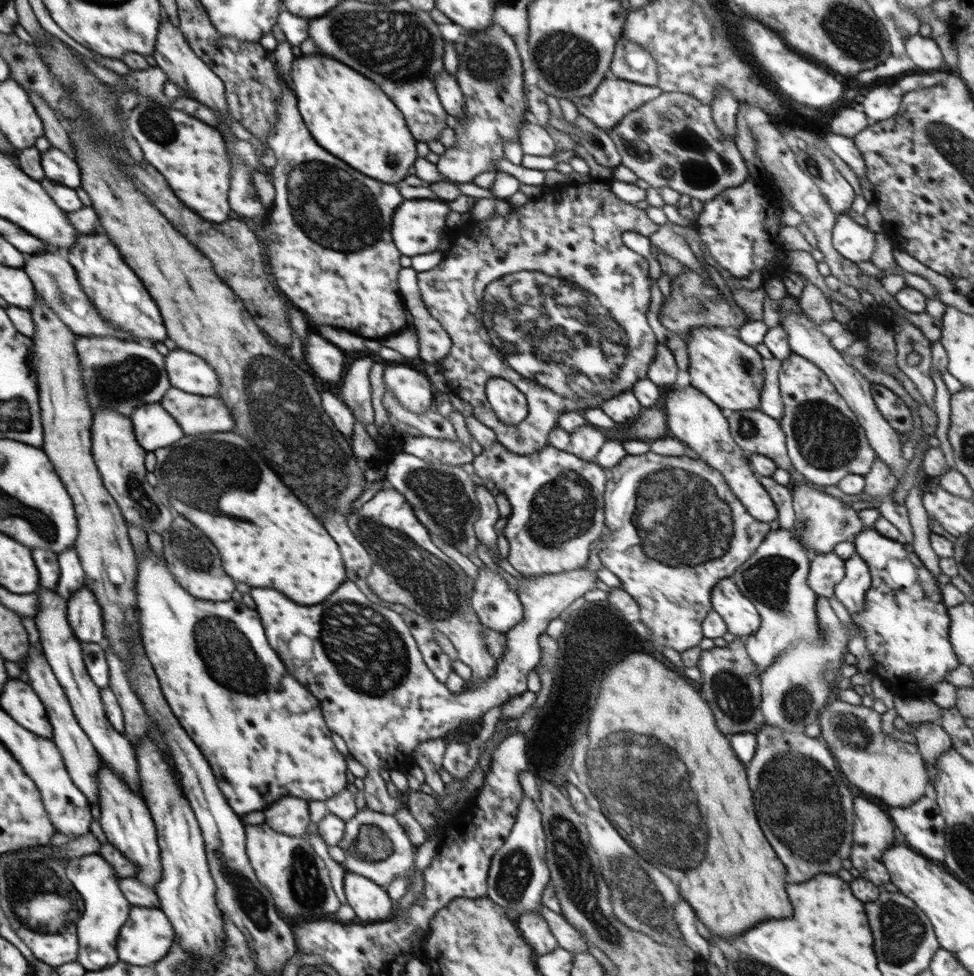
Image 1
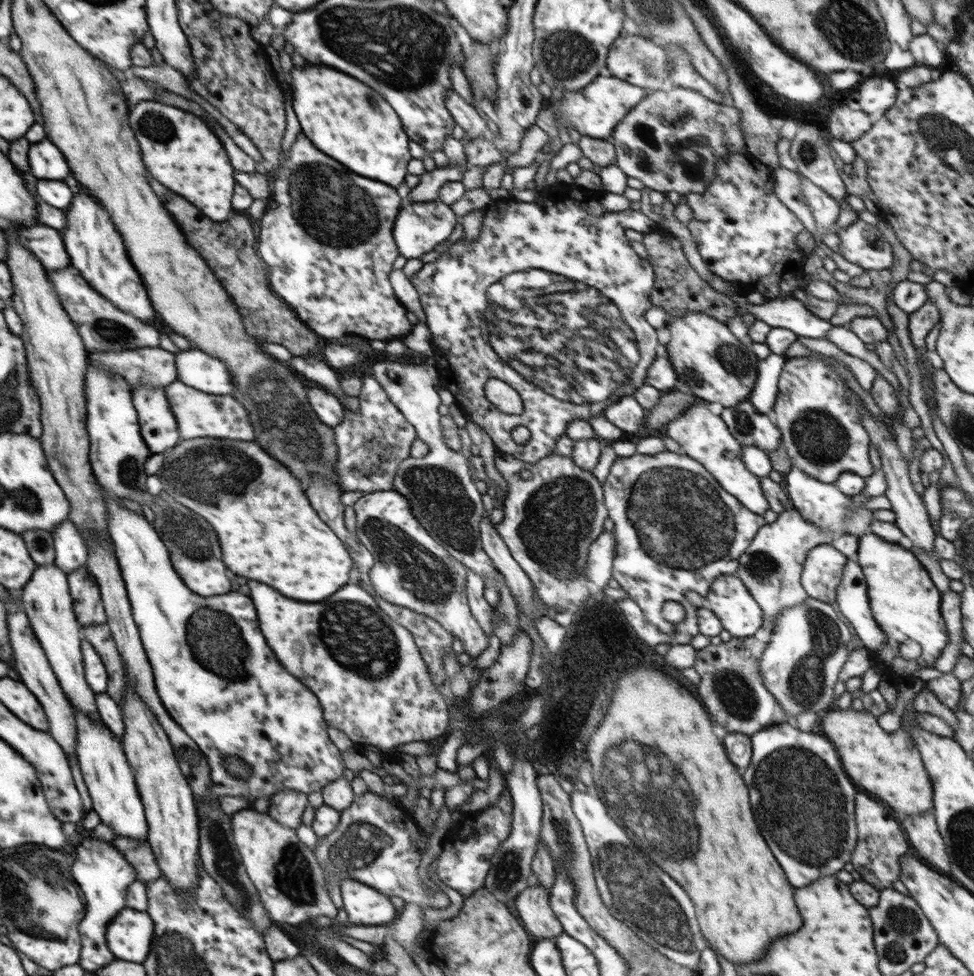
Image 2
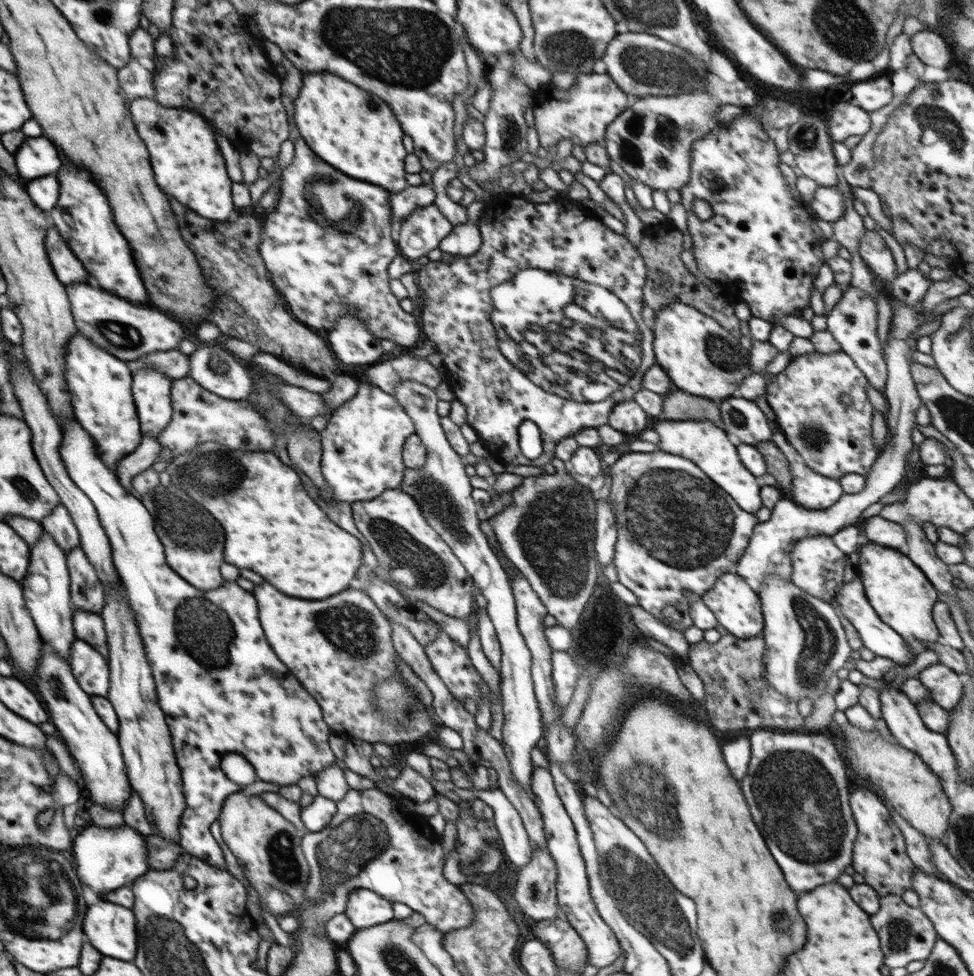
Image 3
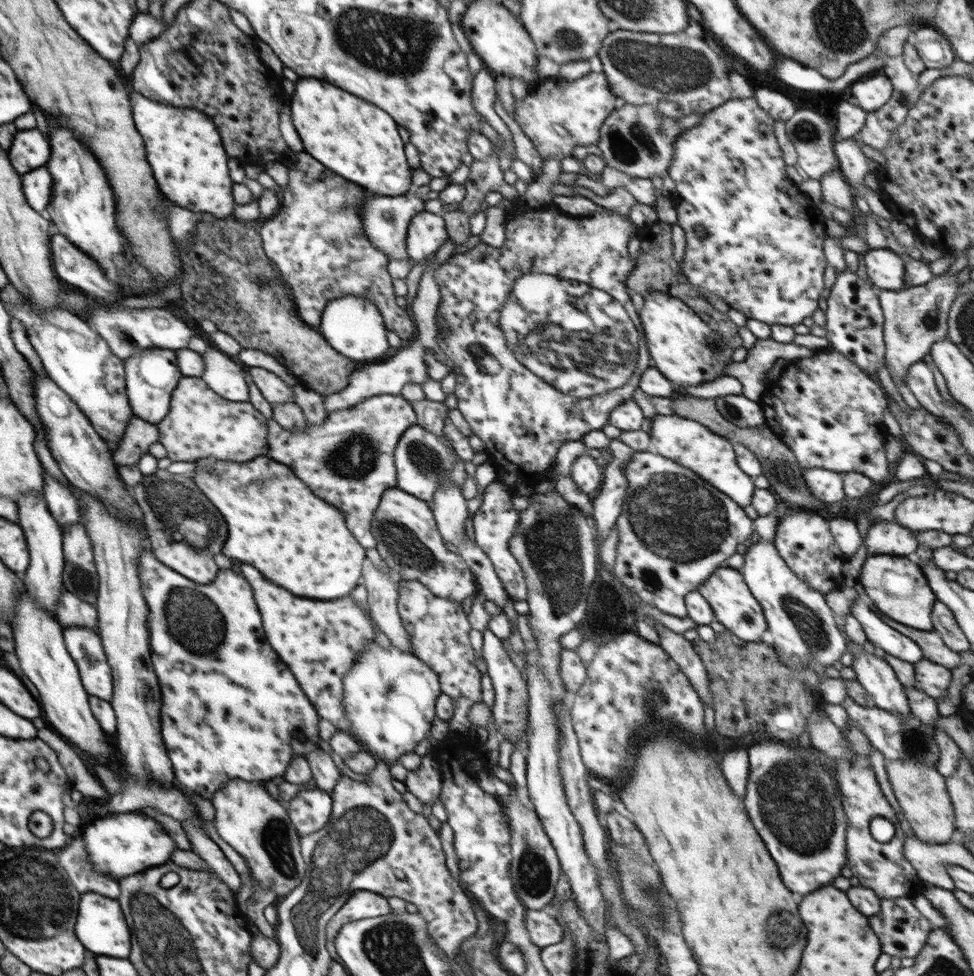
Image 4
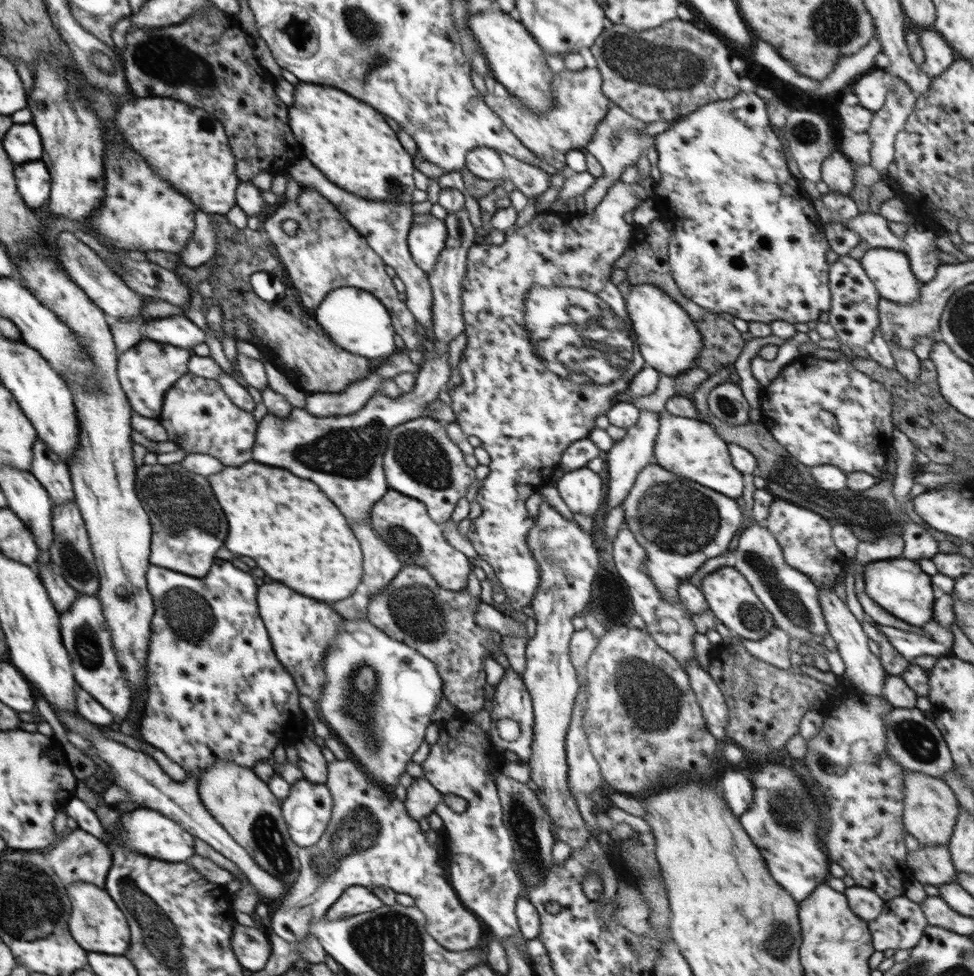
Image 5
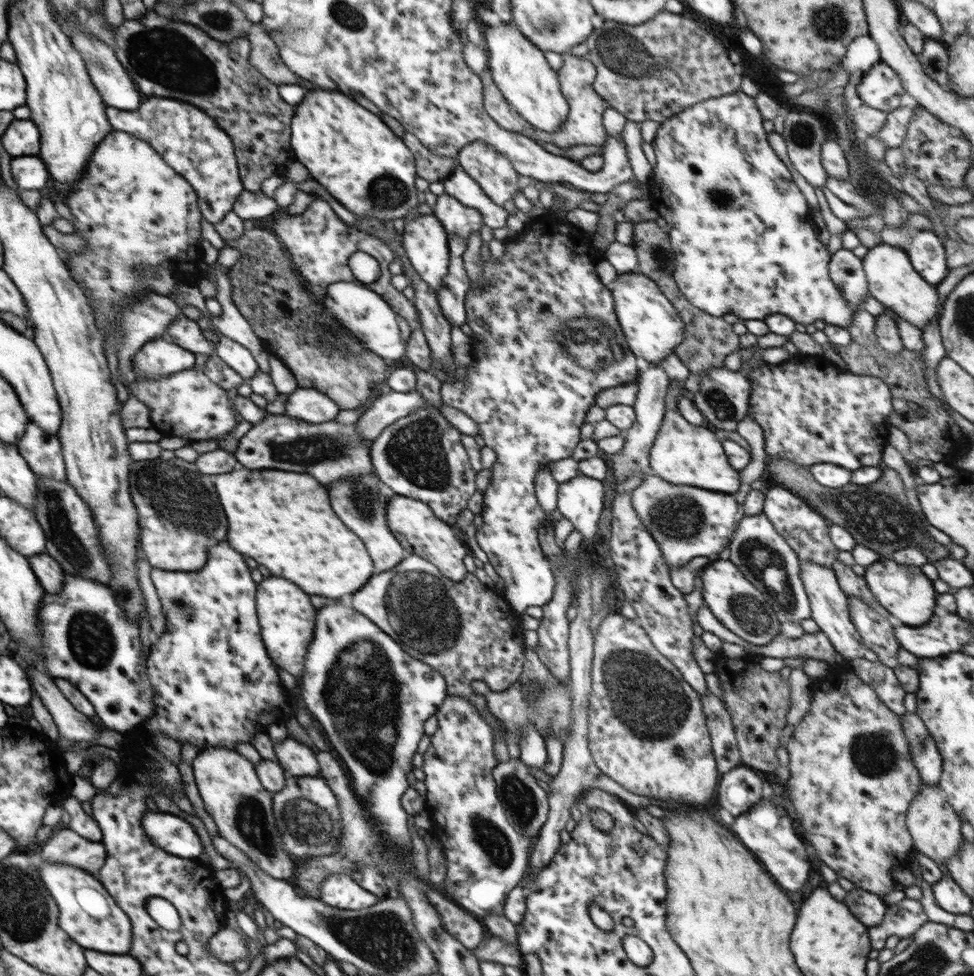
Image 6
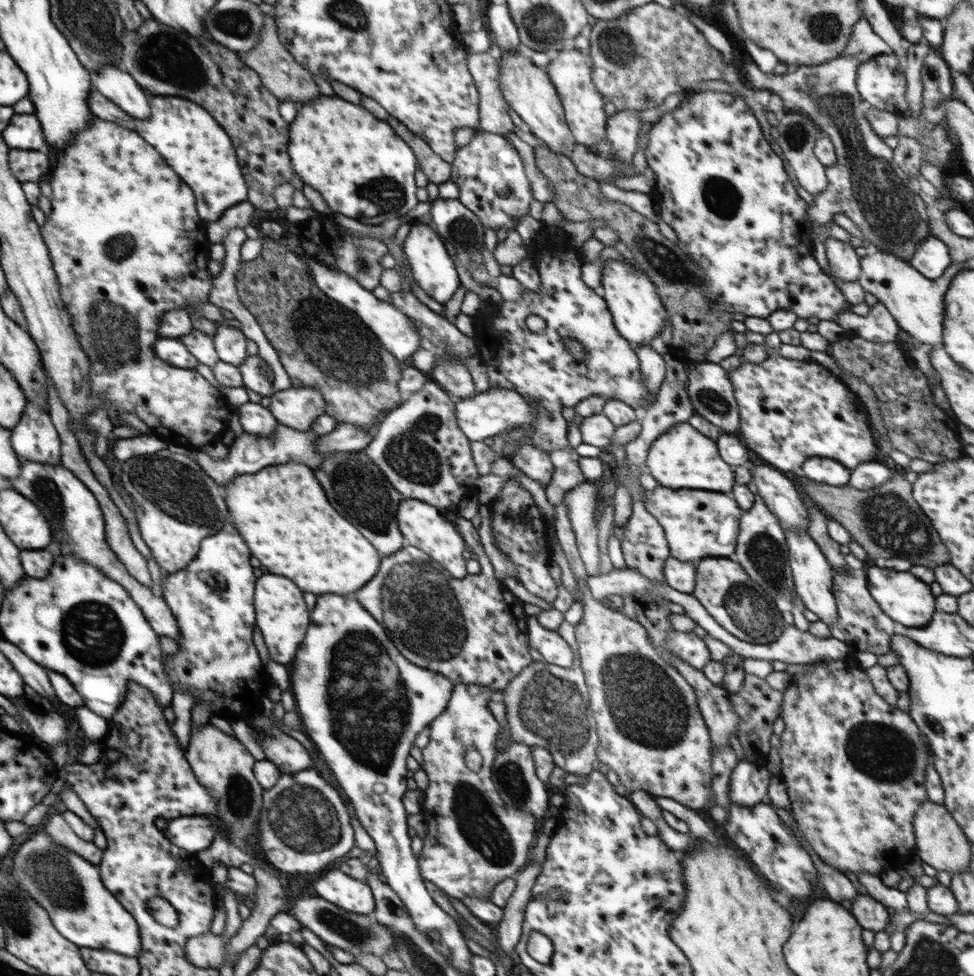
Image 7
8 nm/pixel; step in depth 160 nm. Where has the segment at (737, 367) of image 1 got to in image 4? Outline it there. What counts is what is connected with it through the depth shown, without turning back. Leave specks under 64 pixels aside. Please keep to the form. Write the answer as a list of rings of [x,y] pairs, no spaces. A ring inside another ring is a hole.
[[[653,290],[643,299],[644,306],[638,312],[653,366],[675,387],[700,386],[725,375],[725,366],[733,362],[734,350],[719,332],[713,331],[687,304],[668,293]]]

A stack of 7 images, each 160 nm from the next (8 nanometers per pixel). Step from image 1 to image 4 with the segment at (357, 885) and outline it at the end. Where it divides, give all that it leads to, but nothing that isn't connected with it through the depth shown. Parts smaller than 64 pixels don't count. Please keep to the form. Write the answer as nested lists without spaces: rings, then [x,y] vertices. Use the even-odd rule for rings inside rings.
[[[368,890],[355,891],[329,920],[326,926],[326,942],[331,942],[338,935],[340,928],[350,922],[372,919],[390,912],[392,911],[385,897]]]

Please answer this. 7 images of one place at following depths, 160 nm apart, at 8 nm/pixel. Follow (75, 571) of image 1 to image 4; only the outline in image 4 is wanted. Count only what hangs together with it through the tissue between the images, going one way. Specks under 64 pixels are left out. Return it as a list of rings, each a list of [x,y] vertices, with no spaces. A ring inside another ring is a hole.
[[[42,470],[44,476],[43,498],[46,501],[50,514],[62,528],[69,524],[76,524],[82,520],[79,513],[79,504],[70,486],[60,483]]]

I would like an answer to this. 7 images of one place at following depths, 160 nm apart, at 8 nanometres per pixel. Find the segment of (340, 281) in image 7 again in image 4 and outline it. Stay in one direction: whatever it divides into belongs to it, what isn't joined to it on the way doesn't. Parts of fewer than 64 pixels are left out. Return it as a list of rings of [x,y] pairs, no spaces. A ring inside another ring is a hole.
[[[349,294],[331,300],[322,313],[317,329],[334,350],[337,350],[346,358],[350,358],[350,360],[381,359],[381,356],[386,354],[390,348],[386,340],[388,330],[378,307],[359,296]]]

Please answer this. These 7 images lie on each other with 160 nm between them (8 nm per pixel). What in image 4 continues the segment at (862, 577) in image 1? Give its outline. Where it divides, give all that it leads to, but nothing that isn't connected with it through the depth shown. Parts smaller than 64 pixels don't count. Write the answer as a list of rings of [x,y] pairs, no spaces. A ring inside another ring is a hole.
[[[859,591],[860,597],[854,600],[850,612],[860,622],[867,640],[874,646],[882,648],[887,654],[891,654],[904,662],[914,664],[923,658],[923,652],[911,638],[894,630],[888,623],[876,614],[866,596]]]

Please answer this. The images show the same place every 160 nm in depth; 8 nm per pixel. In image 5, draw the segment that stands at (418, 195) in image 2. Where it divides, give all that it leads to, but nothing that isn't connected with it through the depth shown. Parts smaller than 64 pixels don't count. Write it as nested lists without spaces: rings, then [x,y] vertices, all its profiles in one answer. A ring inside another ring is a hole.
[[[302,158],[297,164],[292,165],[288,170],[291,177],[302,187],[310,187],[325,196],[331,204],[342,214],[344,218],[354,227],[366,240],[368,246],[372,248],[380,258],[388,265],[392,266],[400,280],[405,284],[407,296],[407,307],[416,317],[421,330],[426,327],[433,327],[432,307],[433,292],[426,274],[414,261],[409,251],[407,236],[413,223],[413,204],[394,204],[390,201],[364,200],[360,196],[348,194],[346,190],[340,190],[336,184],[332,184],[328,178],[322,176],[320,170],[316,170],[312,163]]]

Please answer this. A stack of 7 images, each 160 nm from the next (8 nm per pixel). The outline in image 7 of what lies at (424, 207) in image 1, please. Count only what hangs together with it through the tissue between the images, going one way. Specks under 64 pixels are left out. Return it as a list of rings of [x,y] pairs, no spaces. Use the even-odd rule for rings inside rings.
[[[412,223],[402,247],[411,266],[413,278],[422,290],[442,305],[448,302],[461,287],[461,283],[456,272],[456,265],[454,265],[452,257],[446,251],[445,243],[442,242],[441,236],[432,224]]]

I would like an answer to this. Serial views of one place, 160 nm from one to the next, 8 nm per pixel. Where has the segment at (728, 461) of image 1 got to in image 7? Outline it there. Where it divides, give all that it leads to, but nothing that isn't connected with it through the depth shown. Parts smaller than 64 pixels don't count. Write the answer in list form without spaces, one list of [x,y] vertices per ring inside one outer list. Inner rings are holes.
[[[688,422],[672,426],[652,443],[645,465],[647,473],[652,474],[662,486],[670,490],[692,488],[729,494],[736,484],[733,468],[718,456],[716,442],[695,430]]]

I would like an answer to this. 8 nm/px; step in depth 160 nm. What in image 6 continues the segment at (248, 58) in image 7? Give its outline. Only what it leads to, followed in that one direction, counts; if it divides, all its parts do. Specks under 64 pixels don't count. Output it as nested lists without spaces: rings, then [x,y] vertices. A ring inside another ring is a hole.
[[[253,23],[247,32],[251,42],[249,62],[264,78],[271,80],[276,86],[281,84],[297,84],[300,77],[282,63],[278,47],[269,37],[260,23]]]

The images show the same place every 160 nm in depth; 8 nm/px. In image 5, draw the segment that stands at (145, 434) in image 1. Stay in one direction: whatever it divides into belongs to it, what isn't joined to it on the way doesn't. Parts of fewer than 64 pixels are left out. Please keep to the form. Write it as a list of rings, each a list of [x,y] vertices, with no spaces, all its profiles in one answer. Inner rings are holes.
[[[143,338],[133,347],[117,355],[117,377],[134,414],[148,419],[160,417],[166,391],[183,374],[189,372],[187,362],[191,354],[192,350],[188,348]]]

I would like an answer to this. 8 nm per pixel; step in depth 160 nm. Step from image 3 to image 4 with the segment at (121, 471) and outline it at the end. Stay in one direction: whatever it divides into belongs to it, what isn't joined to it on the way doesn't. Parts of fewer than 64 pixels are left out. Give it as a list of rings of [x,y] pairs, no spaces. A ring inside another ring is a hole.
[[[132,416],[132,419],[128,420],[123,440],[113,452],[113,462],[120,467],[137,465],[139,458],[148,454],[150,446],[158,442],[159,436],[157,425]]]

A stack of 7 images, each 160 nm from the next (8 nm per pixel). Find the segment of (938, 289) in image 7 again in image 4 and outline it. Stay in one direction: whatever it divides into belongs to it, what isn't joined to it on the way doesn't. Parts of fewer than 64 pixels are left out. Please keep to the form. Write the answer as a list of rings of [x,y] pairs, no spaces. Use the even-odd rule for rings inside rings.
[[[881,245],[871,247],[863,255],[867,275],[878,291],[881,289],[887,291],[906,289],[904,260],[900,255]]]

